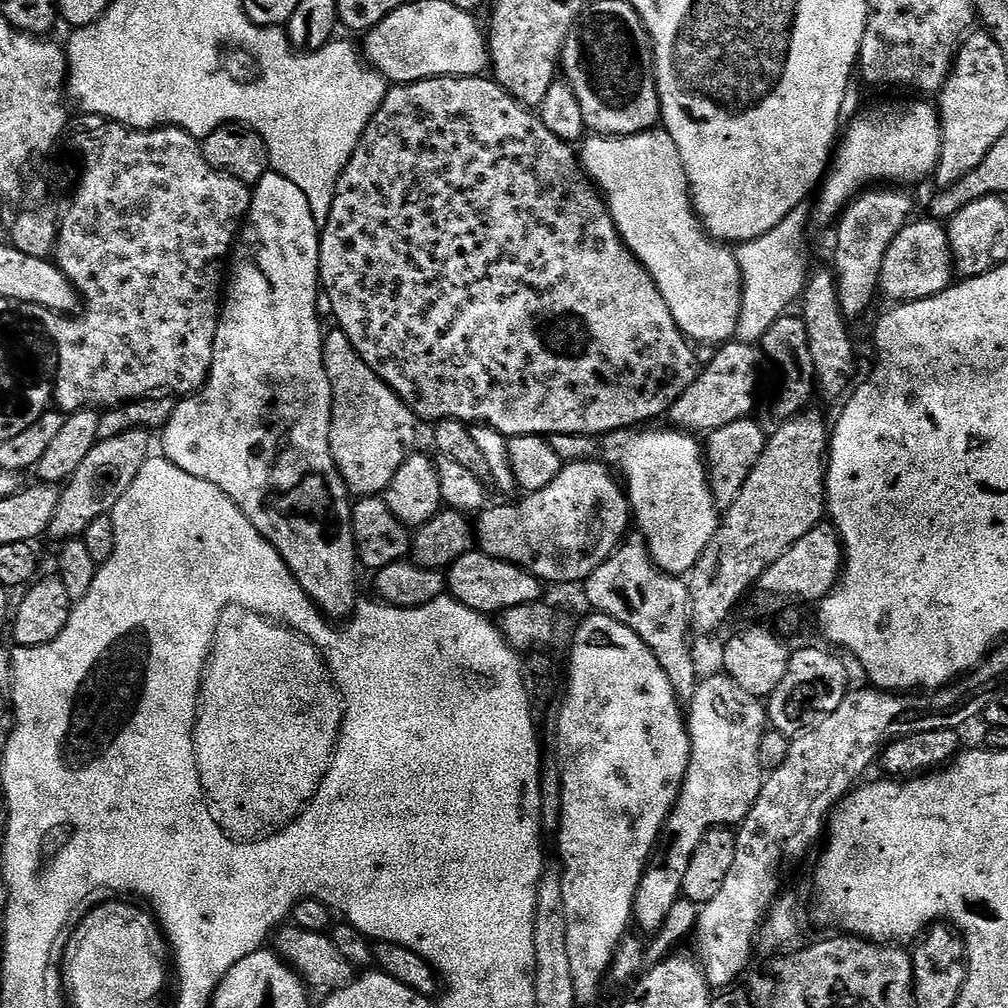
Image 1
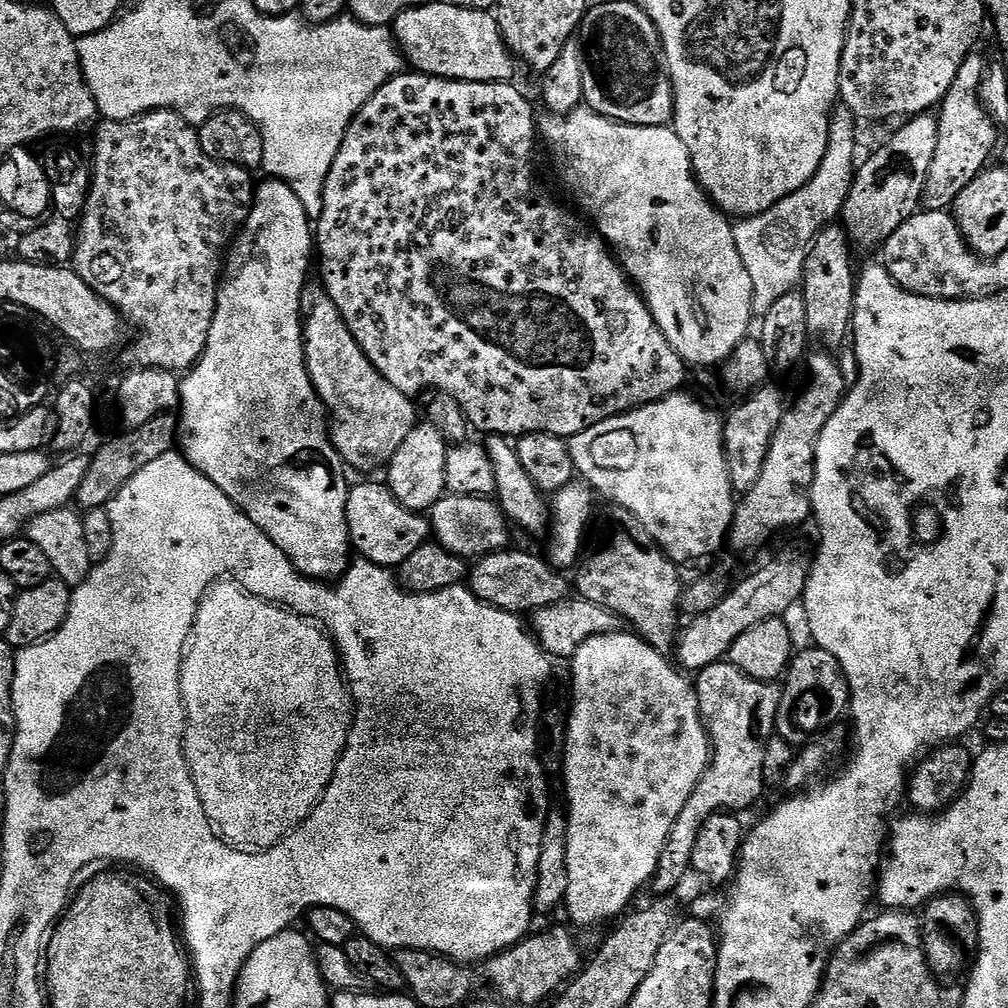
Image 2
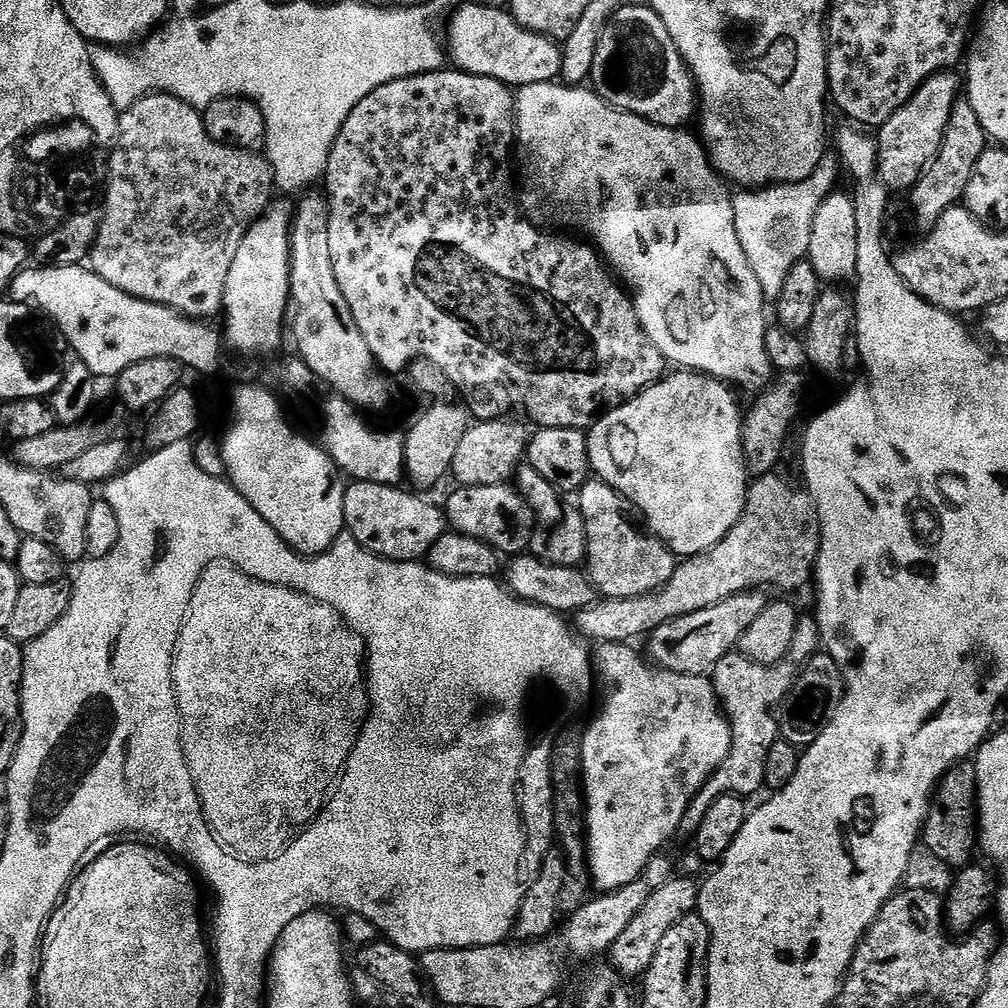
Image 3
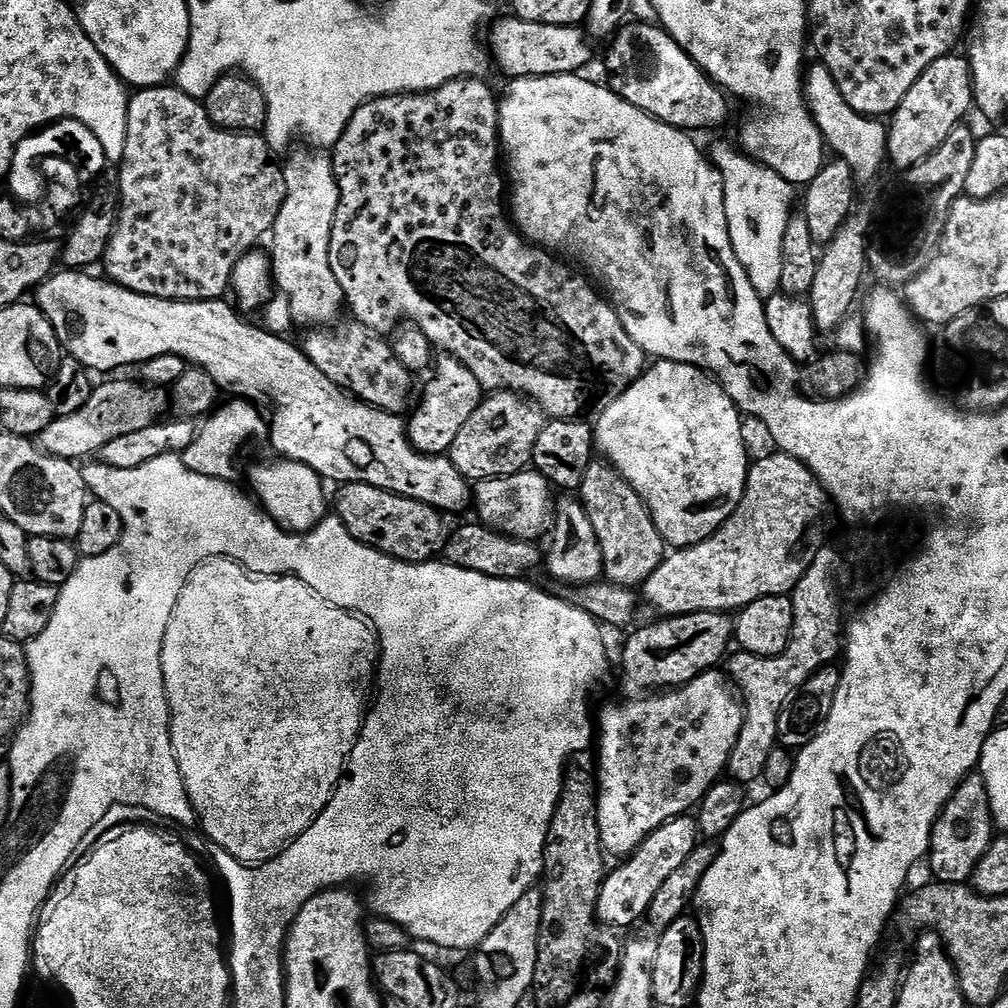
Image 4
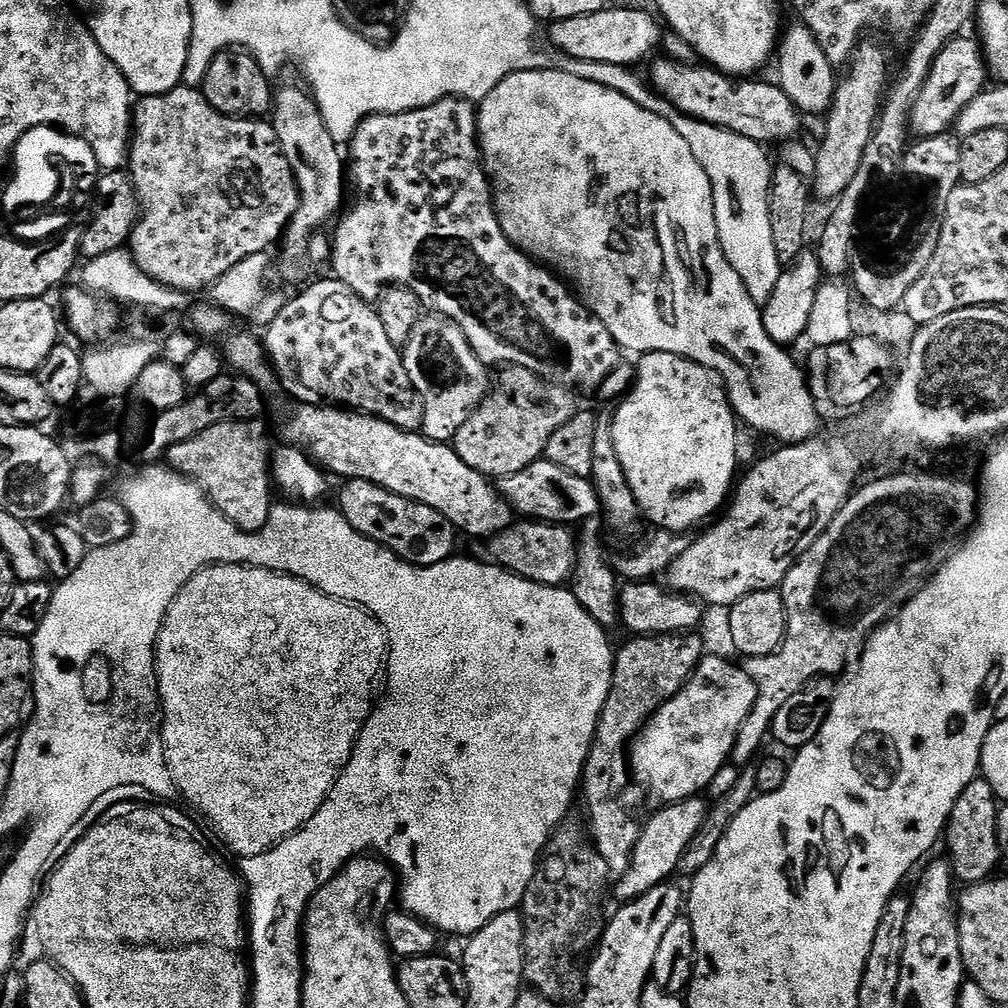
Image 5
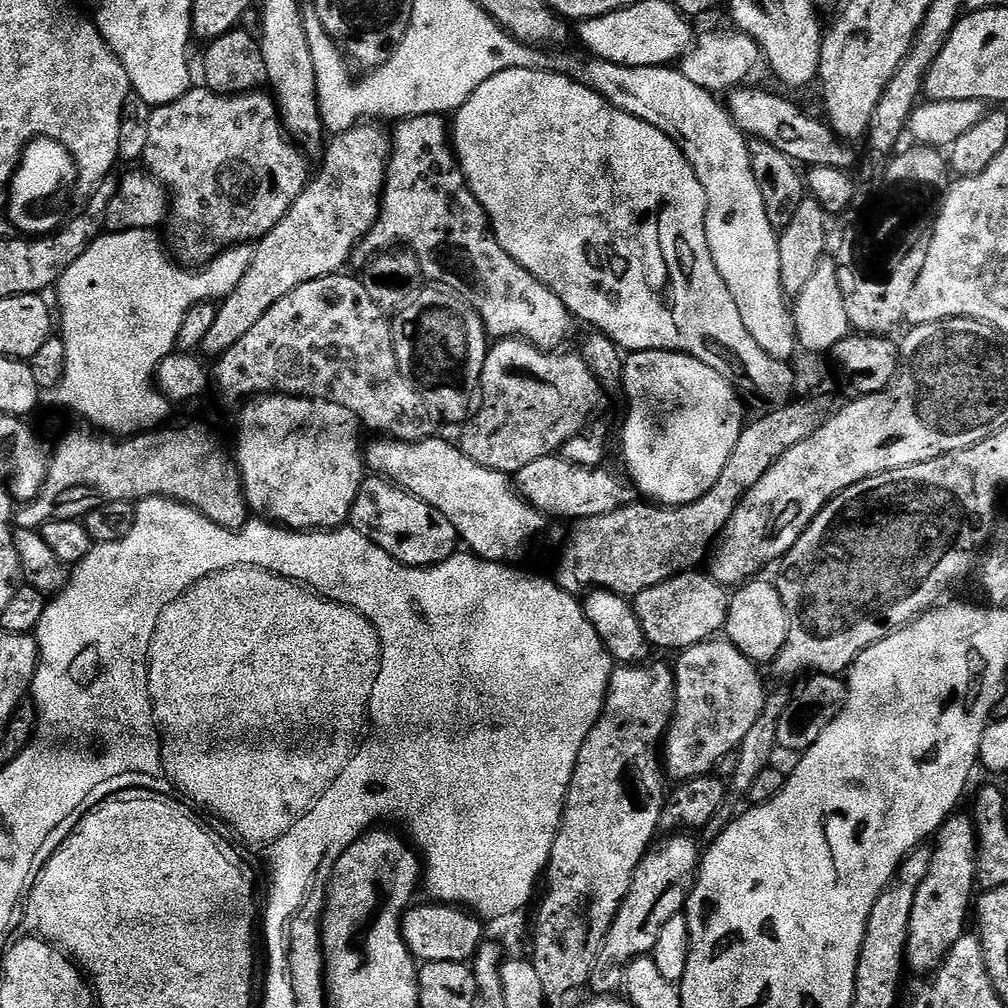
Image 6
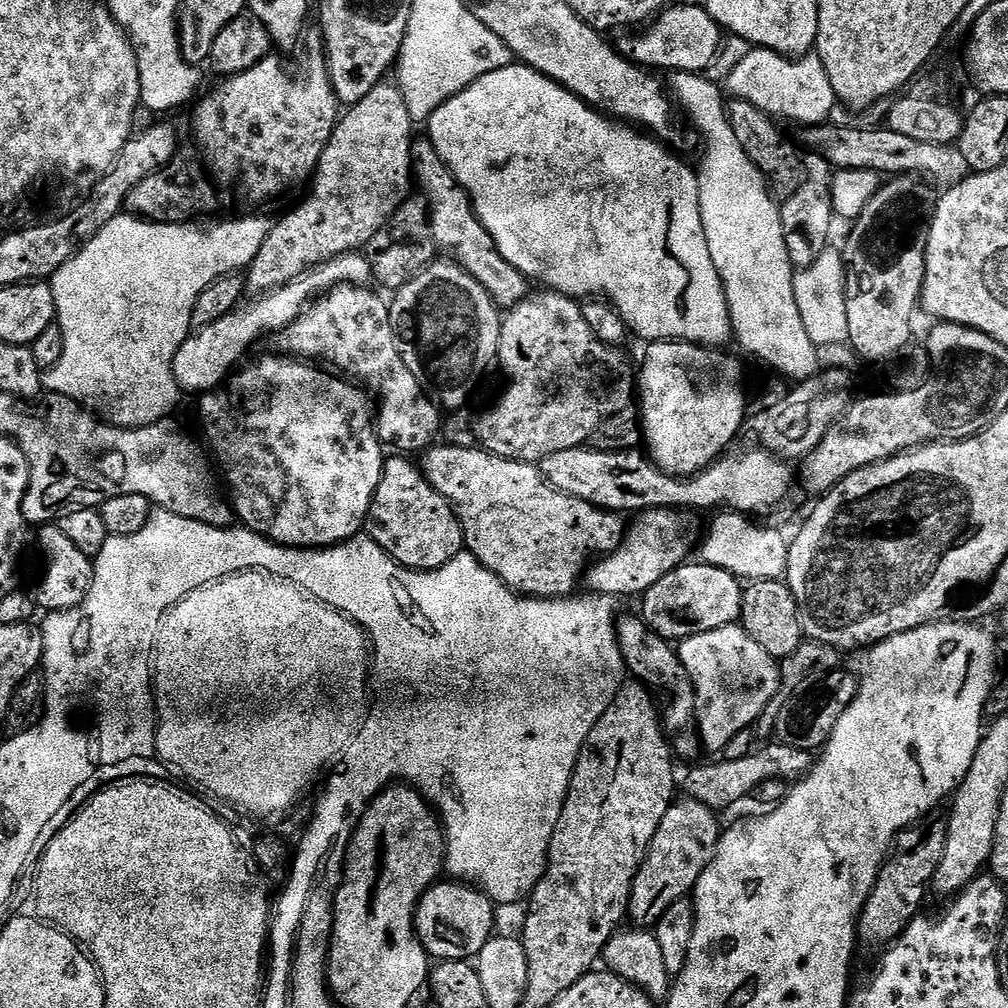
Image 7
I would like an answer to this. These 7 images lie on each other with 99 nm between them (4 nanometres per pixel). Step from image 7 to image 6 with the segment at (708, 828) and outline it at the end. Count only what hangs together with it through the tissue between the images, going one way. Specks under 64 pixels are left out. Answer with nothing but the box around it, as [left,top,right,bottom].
[590,835,702,993]

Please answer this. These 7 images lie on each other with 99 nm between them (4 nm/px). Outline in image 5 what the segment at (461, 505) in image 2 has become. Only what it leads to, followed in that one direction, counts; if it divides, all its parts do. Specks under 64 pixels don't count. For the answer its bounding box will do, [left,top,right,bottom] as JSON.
[498,458,600,526]

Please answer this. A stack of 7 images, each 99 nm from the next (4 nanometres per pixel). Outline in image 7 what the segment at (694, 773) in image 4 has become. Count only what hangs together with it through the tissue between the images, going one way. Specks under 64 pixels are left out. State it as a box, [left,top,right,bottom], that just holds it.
[678,623,780,754]

